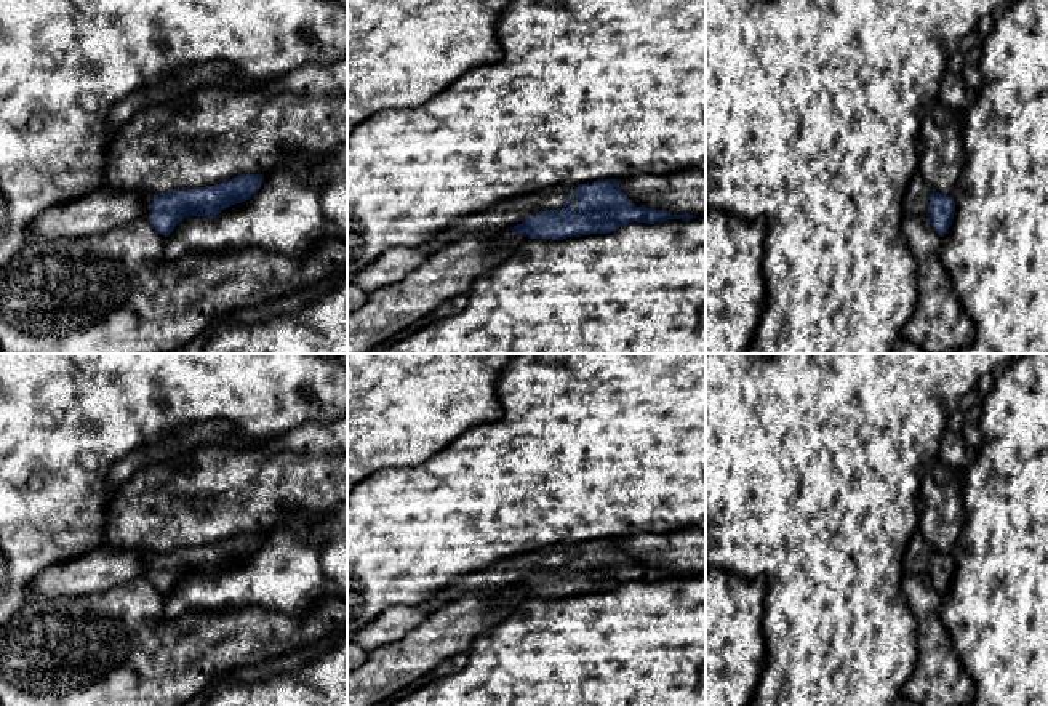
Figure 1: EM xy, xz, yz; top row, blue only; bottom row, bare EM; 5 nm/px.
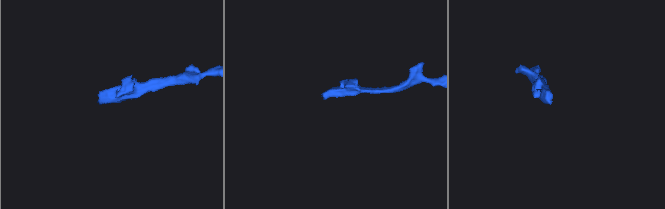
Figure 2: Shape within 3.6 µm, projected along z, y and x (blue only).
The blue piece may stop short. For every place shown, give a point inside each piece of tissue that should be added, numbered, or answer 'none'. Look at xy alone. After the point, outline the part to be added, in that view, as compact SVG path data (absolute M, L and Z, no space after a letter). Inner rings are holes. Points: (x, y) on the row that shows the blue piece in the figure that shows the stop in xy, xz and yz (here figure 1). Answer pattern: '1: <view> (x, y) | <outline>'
1: xy (148, 197) | M144 192L142 200L144 200L144 215L142 215L142 218L150 223L152 218L154 218L154 211L149 208L149 205L154 202L154 194L152 192Z

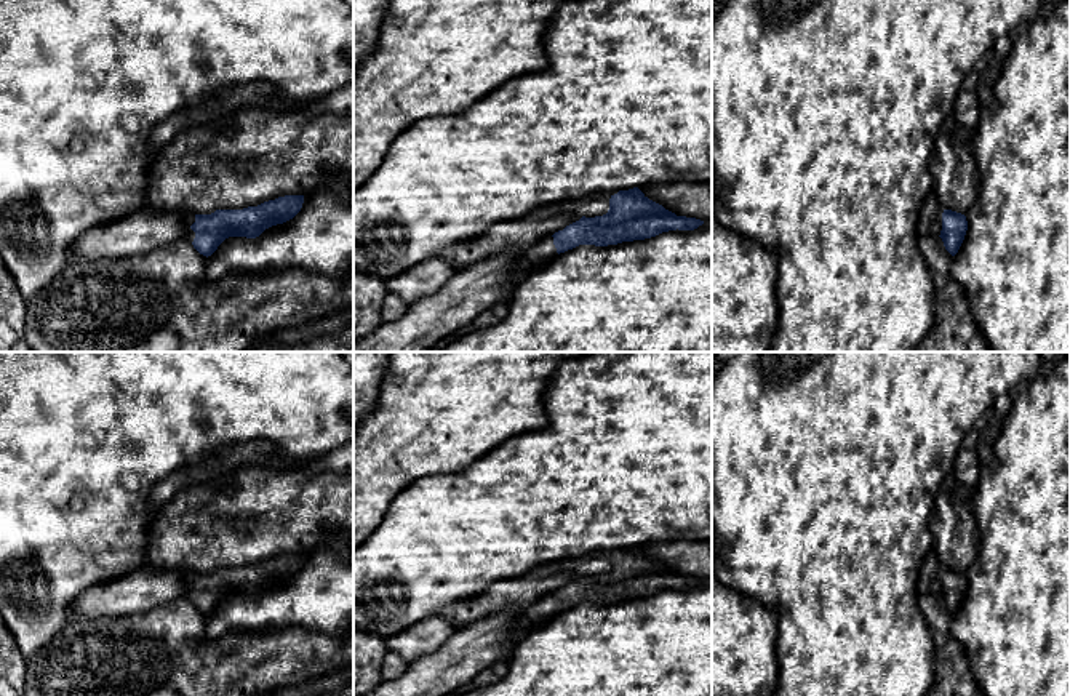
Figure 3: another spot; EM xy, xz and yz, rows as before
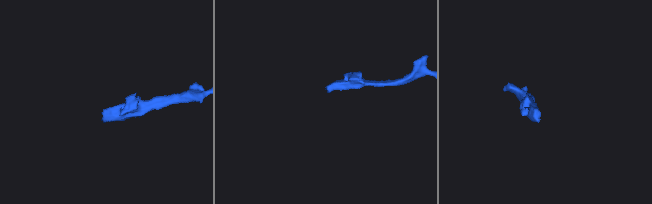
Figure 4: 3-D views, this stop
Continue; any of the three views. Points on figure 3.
1: xy (189, 218) | M186 213L184 221L186 221L186 235L184 235L184 238L192 243L194 238L195 238L195 232L190 229L190 226L195 222L195 214L194 213Z

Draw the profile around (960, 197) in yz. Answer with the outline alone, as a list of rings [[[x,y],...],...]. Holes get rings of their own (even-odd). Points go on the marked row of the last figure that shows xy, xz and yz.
[[[950,117],[931,152],[934,192],[942,206],[966,214],[977,195],[977,173],[972,155],[974,131]]]

